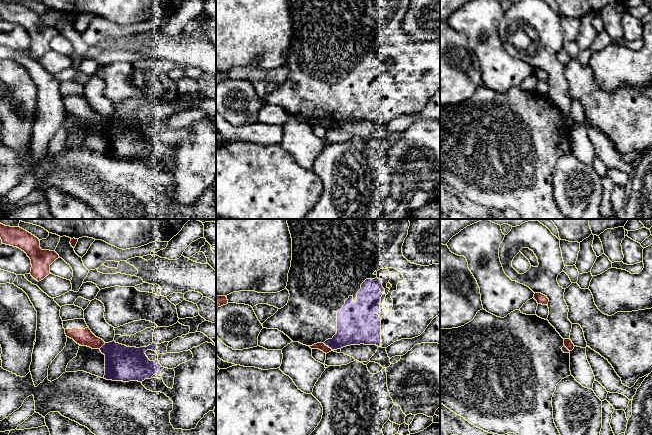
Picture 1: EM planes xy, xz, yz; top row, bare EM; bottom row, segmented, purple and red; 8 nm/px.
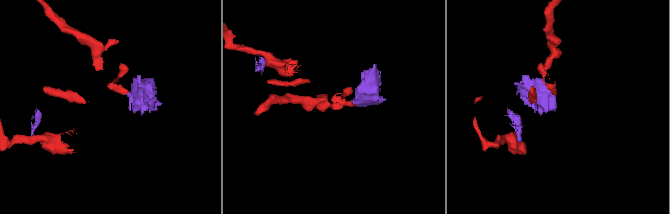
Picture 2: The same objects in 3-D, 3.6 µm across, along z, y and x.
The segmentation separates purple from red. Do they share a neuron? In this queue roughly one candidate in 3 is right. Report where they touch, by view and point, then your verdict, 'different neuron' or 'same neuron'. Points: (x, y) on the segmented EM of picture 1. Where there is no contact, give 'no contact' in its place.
xz (328, 346) | different neuron

